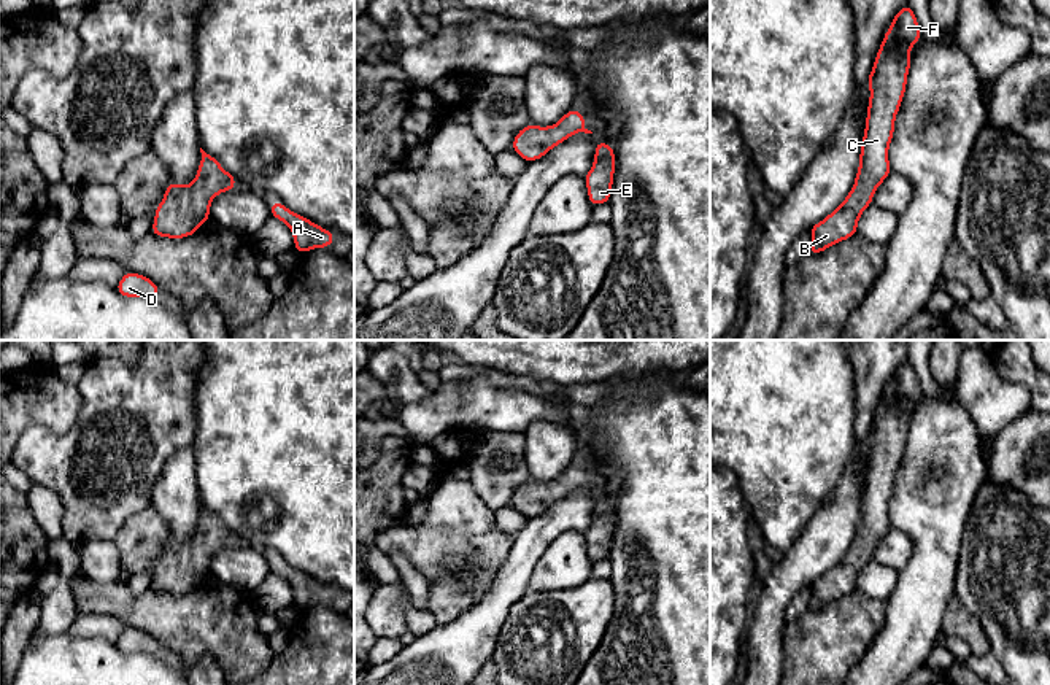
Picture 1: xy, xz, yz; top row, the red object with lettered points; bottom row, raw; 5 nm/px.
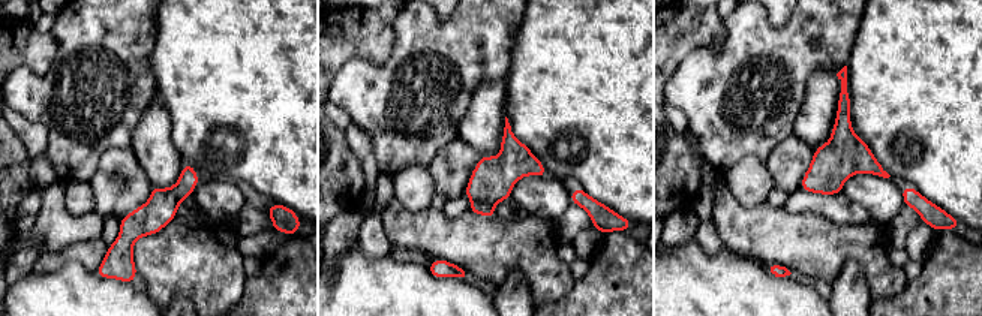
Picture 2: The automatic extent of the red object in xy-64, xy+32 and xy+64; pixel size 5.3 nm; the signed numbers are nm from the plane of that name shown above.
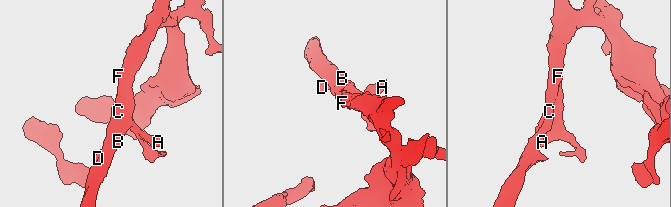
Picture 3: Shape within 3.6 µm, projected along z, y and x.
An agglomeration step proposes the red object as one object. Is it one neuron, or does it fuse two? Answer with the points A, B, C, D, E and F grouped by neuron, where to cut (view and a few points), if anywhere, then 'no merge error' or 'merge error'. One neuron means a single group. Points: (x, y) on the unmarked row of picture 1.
A B C D E F | no cut | no merge error

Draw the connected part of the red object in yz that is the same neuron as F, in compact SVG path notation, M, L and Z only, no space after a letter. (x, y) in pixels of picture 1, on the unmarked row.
M904 361L883 391L866 437L870 453L853 545L832 569L810 583L810 610L820 610L826 604L855 591L859 572L872 561L875 545L890 531L888 504L894 491L894 475L907 443L912 420L909 410L921 394L913 366Z

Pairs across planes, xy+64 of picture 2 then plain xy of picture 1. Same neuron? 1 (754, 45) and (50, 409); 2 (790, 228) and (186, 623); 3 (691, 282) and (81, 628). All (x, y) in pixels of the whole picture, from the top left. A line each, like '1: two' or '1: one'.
1: two
2: one
3: two

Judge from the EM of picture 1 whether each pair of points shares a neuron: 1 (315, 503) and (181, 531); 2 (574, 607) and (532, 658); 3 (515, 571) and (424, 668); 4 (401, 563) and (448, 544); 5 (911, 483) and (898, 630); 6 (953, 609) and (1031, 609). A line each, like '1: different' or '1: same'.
1: different
2: same
3: same
4: different
5: same
6: different

